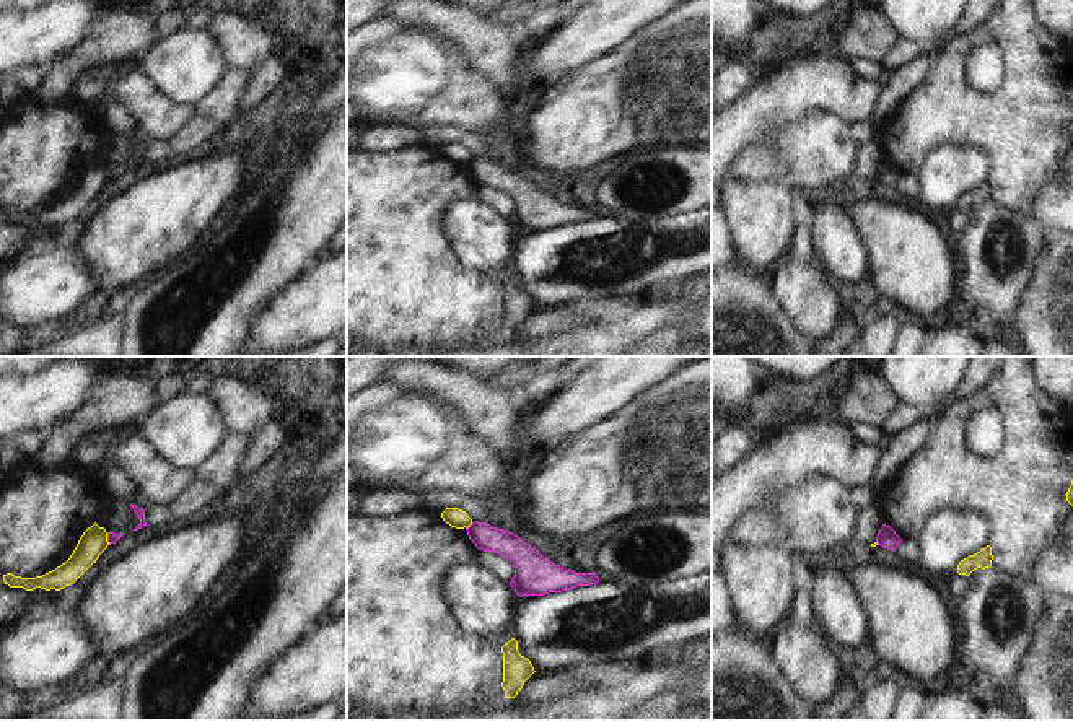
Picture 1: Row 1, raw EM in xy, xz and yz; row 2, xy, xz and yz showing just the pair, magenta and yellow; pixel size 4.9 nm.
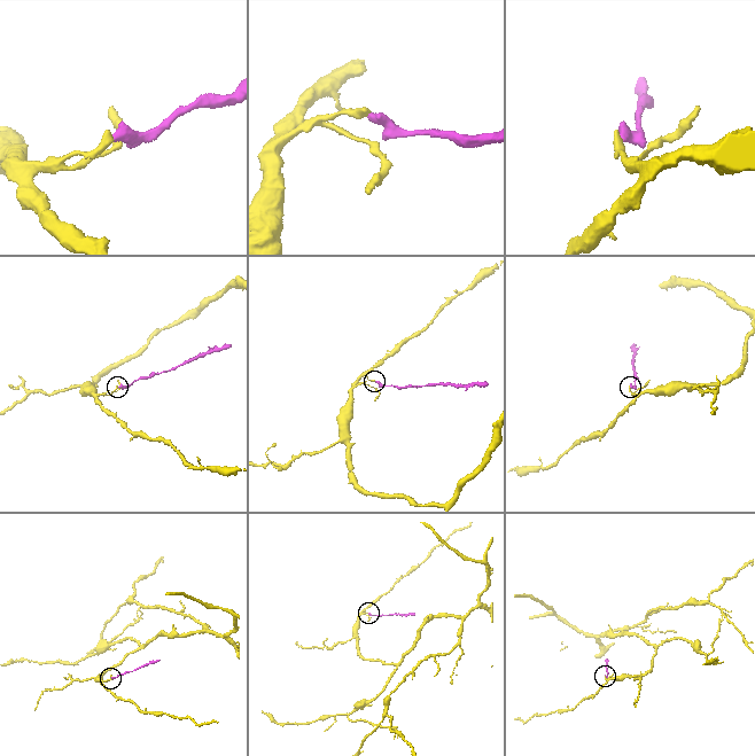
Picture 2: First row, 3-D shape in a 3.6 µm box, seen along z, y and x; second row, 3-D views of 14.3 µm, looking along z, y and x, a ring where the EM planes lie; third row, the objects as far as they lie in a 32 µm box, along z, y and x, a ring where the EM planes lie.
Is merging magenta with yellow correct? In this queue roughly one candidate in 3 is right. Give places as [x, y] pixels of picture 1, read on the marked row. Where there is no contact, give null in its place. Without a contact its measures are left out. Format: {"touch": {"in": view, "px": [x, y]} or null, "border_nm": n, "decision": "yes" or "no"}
{"touch": {"in": "xz", "px": [471, 524]}, "border_nm": 50, "decision": "no"}

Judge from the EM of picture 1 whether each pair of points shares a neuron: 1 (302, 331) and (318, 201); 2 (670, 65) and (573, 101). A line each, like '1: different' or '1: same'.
1: different
2: same

